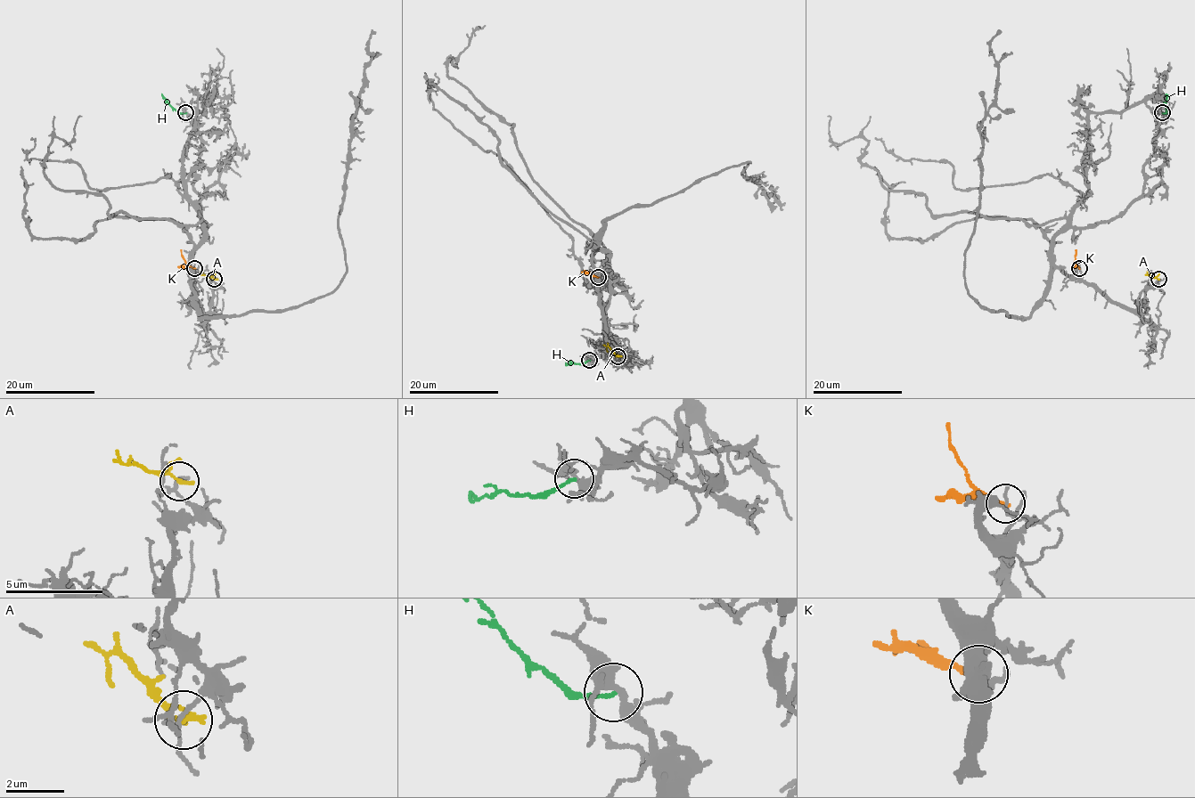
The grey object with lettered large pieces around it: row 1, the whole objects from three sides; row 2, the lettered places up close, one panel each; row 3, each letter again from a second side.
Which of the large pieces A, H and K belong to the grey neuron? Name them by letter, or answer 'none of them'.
A

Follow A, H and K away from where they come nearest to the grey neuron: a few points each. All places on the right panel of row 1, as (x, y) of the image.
A: (1159, 279), (1149, 276), (1147, 272)
H: (1162, 112), (1166, 112), (1166, 93)
K: (1079, 268), (1075, 262), (1076, 249)

